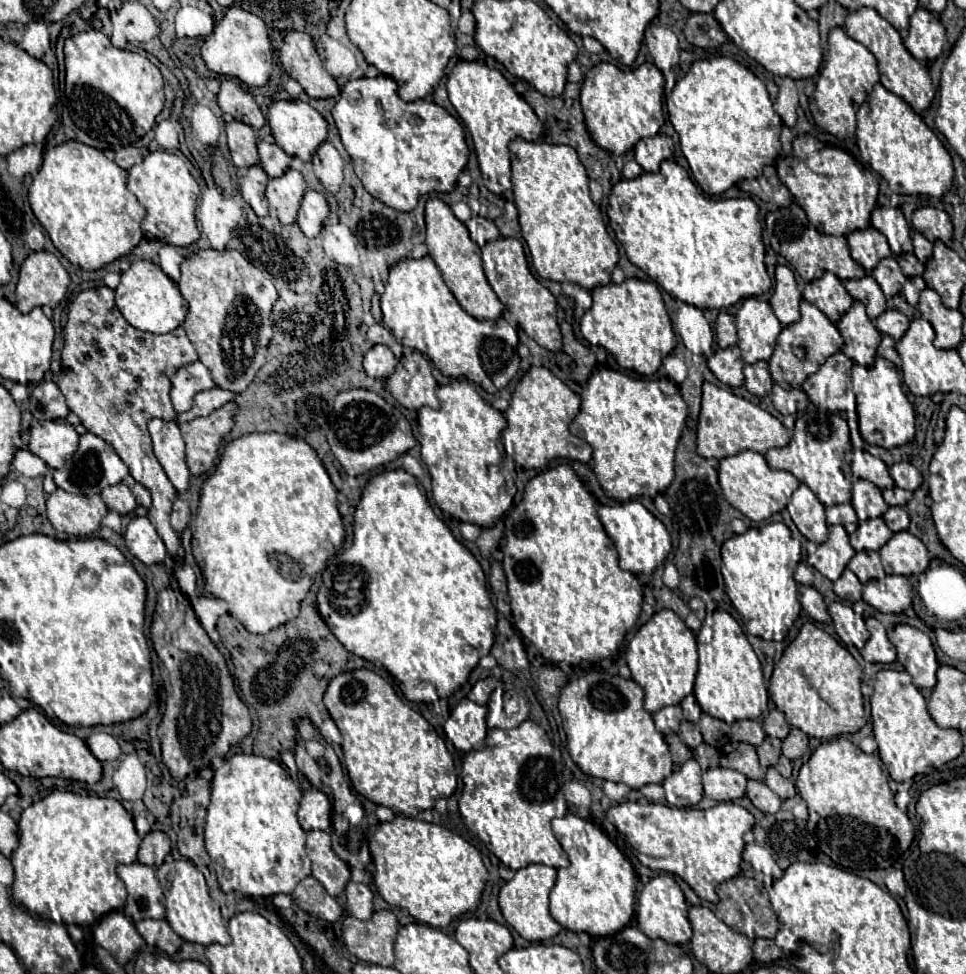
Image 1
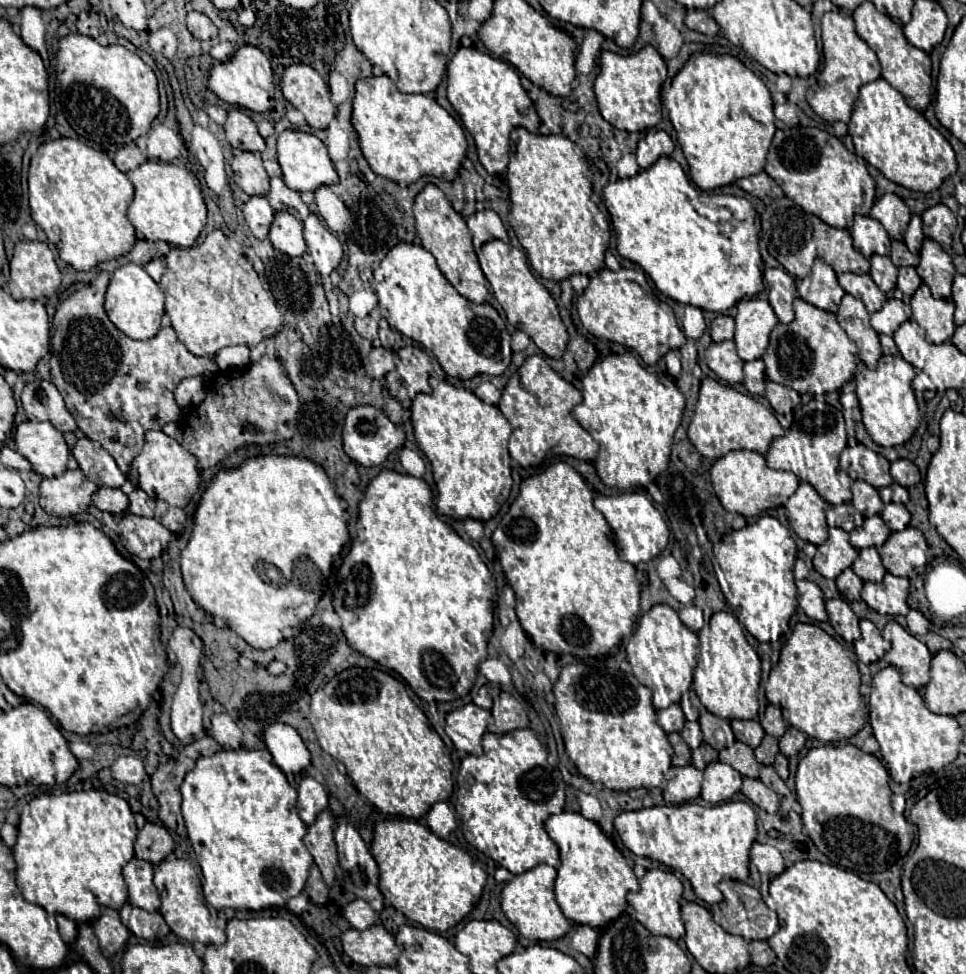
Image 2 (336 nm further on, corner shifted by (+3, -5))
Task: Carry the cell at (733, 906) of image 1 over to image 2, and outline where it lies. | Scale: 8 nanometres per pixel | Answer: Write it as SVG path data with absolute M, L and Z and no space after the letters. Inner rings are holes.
M724 880L720 884L720 890L724 894L724 900L720 904L714 904L714 906L708 906L708 910L712 912L714 920L728 932L728 934L738 934L742 936L746 942L752 942L752 940L768 940L776 930L778 930L778 918L776 918L776 912L772 912L760 892L744 882L736 882L736 880Z

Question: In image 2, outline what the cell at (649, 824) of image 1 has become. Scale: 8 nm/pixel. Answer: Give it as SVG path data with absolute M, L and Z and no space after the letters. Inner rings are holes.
M722 802L716 806L678 804L652 806L634 812L622 812L614 820L624 846L636 856L648 856L680 870L692 884L696 896L706 904L722 902L718 884L722 880L748 878L750 848L756 840L756 814L748 802Z

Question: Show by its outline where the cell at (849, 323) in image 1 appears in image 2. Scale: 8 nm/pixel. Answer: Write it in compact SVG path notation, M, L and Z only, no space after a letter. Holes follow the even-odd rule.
M844 294L836 316L840 326L848 334L848 338L858 346L860 360L870 370L874 370L874 366L878 364L878 358L882 356L882 348L878 342L878 332L870 326L870 314L862 304L862 300L850 294Z

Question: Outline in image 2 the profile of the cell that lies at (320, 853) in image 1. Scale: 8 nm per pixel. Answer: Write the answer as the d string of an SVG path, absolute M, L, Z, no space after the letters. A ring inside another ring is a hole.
M324 810L318 814L316 822L308 826L308 834L304 836L304 844L310 850L314 862L318 864L326 886L332 886L338 866L334 830L336 830L336 818L330 810Z

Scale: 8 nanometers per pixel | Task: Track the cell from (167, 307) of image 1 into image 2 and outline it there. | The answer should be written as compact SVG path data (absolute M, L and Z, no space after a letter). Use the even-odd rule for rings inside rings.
M132 262L122 264L110 278L106 292L106 314L112 324L134 340L148 340L160 328L160 320L164 314L164 290L148 276L148 272Z

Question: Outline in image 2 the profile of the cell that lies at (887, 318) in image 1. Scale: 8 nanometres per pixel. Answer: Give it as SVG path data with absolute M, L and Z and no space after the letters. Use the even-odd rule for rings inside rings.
M888 300L882 310L872 314L872 328L878 334L894 334L896 328L911 317L910 305L905 304L902 300Z

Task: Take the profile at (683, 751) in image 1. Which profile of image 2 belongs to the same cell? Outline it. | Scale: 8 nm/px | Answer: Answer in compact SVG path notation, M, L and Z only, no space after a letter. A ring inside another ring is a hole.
M678 732L668 734L668 740L670 740L672 748L674 748L672 764L674 764L674 766L688 766L688 764L692 762L692 756L690 756L690 748L688 748L688 744L680 738Z

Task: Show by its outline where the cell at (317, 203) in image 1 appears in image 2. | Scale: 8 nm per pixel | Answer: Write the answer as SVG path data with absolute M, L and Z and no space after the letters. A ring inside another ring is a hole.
M310 214L304 220L304 240L308 246L308 254L314 258L316 270L322 276L330 276L344 256L340 240L322 224L316 214Z

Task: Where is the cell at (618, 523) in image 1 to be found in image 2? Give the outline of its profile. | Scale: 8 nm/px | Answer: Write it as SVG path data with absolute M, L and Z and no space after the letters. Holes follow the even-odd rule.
M626 492L626 494L616 494L616 496L600 496L598 494L594 498L594 506L608 520L608 524L614 532L614 538L618 542L622 560L626 560L630 564L648 562L666 548L668 536L670 536L668 526L662 520L660 512L654 508L654 504L644 494L640 494L640 492Z

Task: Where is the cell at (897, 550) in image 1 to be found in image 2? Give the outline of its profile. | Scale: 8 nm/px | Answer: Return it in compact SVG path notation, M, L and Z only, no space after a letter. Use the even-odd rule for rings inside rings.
M906 526L906 530L892 532L890 538L878 548L878 552L884 568L894 576L916 578L924 574L928 564L926 538L914 526Z

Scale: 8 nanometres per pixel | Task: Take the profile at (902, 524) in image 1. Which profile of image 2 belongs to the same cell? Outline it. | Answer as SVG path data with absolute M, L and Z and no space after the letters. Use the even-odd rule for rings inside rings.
M886 504L886 508L882 510L882 518L888 524L890 530L904 530L910 524L910 512L904 508L904 504Z

